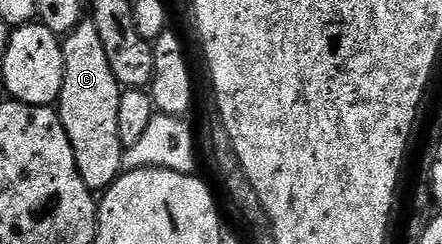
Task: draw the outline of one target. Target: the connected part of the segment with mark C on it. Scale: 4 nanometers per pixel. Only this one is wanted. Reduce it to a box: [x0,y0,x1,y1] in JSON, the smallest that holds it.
[56,19,124,191]

